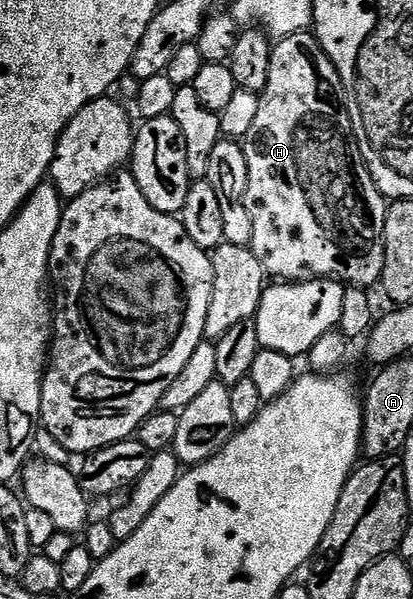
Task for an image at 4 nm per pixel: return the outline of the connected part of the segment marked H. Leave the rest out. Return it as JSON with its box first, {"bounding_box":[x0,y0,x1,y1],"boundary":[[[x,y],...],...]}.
{"bounding_box":[243,32,387,288],"boundary":[[[304,32],[288,35],[274,45],[271,52],[271,72],[267,72],[267,84],[260,92],[259,112],[251,123],[251,132],[243,140],[247,156],[247,192],[245,203],[247,212],[251,212],[251,249],[263,264],[266,275],[270,279],[282,282],[310,282],[316,278],[336,278],[353,288],[373,288],[381,281],[381,273],[385,267],[385,211],[387,198],[383,193],[374,171],[363,160],[363,152],[359,148],[359,140],[355,136],[353,121],[349,115],[349,107],[345,97],[345,86],[341,82],[335,64],[322,48],[316,33]]]}

